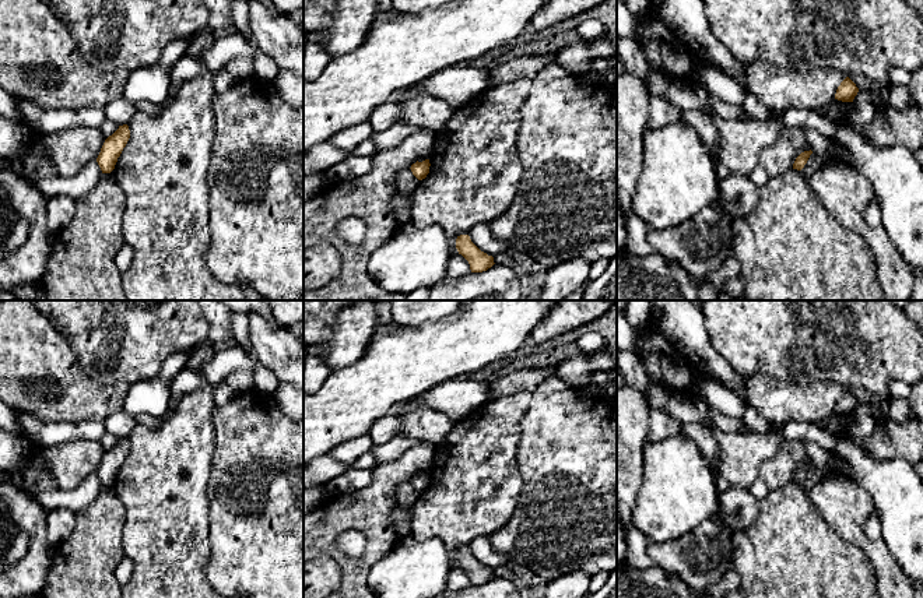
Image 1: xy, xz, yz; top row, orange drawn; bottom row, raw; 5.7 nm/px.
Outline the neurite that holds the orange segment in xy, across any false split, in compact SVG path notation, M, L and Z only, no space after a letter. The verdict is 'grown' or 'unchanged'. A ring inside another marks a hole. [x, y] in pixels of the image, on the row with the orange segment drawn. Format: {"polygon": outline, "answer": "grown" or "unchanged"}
{"polygon": "M127 124L119 126L119 129L109 136L96 158L96 162L102 173L110 173L115 169L117 158L130 138L130 130Z", "answer": "unchanged"}

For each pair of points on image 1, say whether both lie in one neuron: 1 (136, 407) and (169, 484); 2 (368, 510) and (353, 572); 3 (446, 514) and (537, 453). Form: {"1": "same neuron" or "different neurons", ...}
{"1": "different neurons", "2": "same neuron", "3": "different neurons"}

